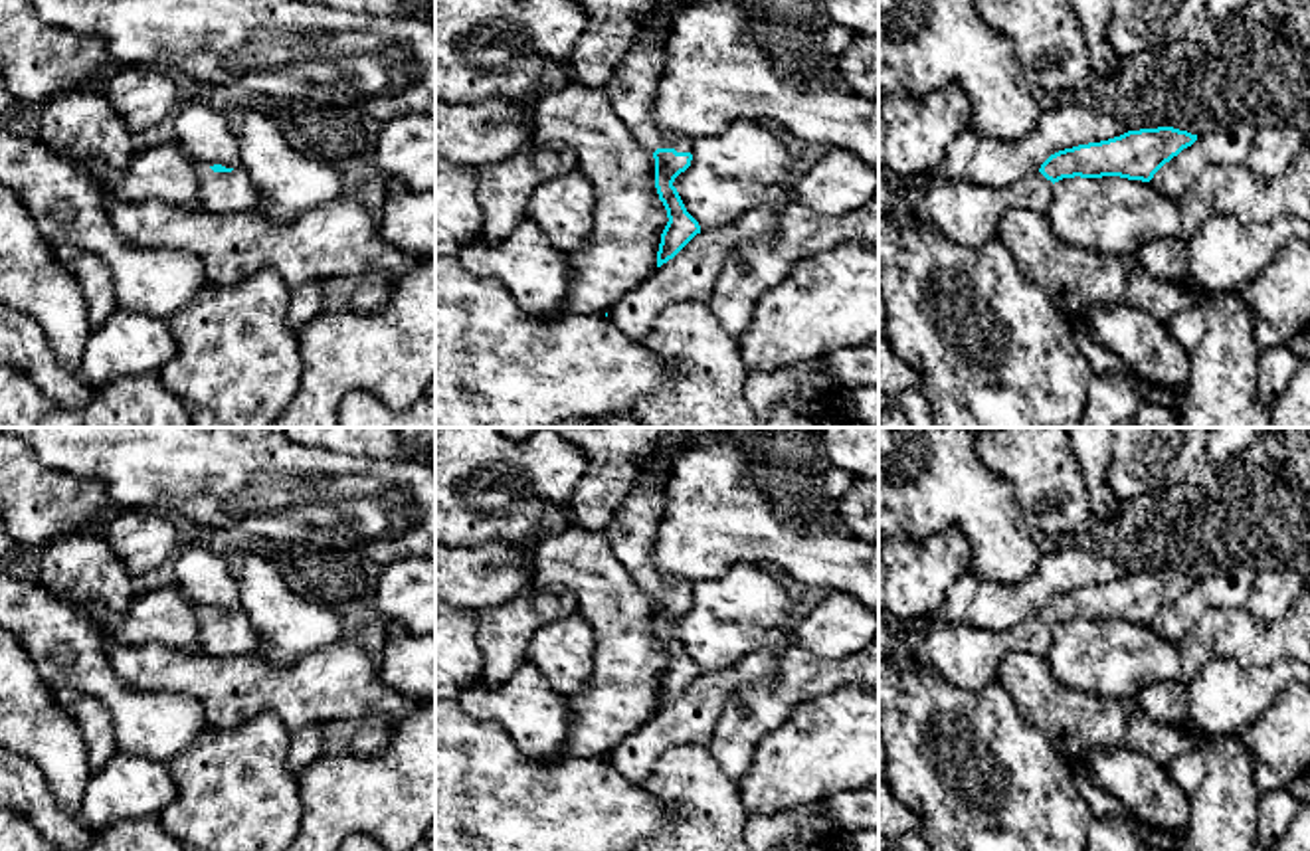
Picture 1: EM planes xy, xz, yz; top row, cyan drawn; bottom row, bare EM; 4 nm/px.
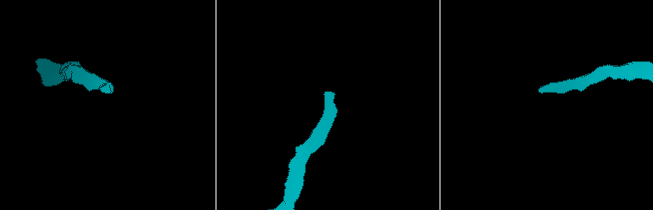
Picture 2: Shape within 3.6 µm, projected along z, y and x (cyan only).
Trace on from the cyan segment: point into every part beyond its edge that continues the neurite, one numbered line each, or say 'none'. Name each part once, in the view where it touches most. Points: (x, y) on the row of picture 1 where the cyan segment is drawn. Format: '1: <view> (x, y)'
1: xz (632, 88)

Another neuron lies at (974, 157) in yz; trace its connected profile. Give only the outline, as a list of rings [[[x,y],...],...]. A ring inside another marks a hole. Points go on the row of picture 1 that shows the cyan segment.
[[[1061,97],[1053,109],[1041,113],[1035,131],[1025,139],[991,139],[968,127],[946,156],[922,176],[928,182],[952,178],[1003,188],[1039,172],[1059,150],[1108,141],[1128,131],[1116,117],[1096,111],[1084,99]]]

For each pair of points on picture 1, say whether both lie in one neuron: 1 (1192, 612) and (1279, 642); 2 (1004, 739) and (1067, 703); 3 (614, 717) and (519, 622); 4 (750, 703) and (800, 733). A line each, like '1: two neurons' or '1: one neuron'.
1: two neurons
2: two neurons
3: two neurons
4: two neurons

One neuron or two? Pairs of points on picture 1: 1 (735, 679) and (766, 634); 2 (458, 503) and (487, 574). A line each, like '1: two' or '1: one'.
1: two
2: two

